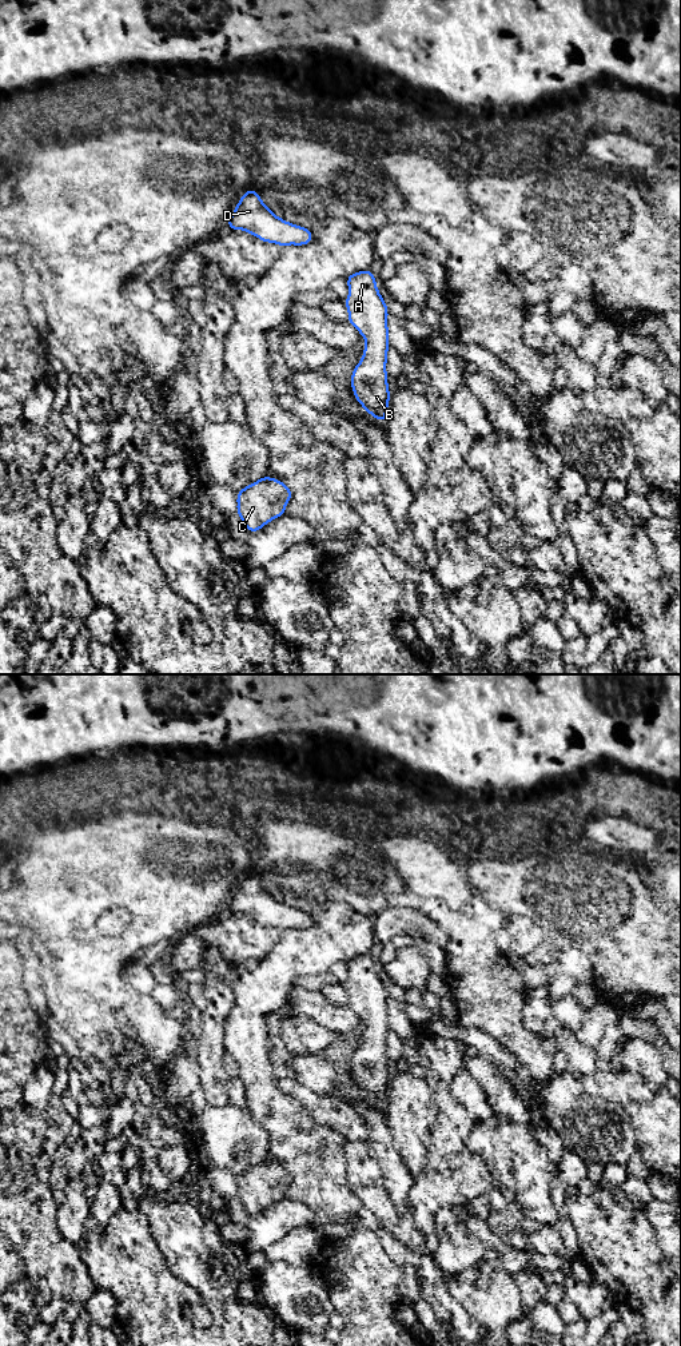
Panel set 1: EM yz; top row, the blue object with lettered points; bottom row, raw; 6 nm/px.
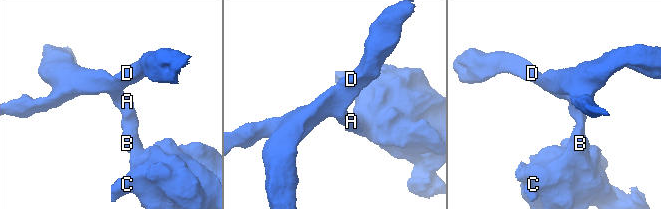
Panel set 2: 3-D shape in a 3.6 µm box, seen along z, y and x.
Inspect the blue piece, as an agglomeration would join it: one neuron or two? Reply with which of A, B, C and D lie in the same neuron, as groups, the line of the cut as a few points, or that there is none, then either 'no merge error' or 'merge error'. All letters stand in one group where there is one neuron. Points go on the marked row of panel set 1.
A B C D | no cut | no merge error

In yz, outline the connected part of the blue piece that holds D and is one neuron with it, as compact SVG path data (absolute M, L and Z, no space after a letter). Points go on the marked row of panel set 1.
M256 191L243 194L232 215L228 218L230 230L244 230L258 236L263 243L279 246L303 246L312 240L312 232L300 226L275 216L262 202Z

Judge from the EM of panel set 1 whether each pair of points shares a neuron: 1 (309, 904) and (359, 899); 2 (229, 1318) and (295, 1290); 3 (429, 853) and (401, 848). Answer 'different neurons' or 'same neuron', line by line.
1: same neuron
2: different neurons
3: same neuron

